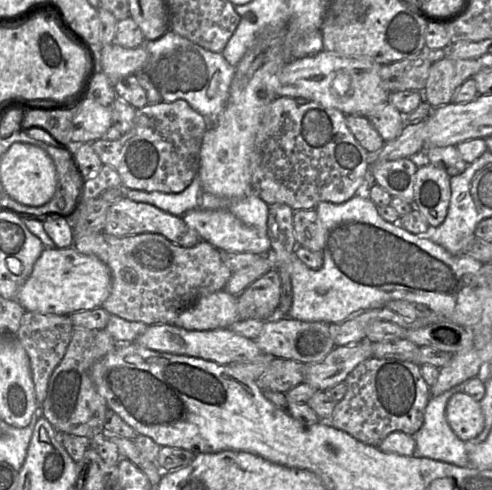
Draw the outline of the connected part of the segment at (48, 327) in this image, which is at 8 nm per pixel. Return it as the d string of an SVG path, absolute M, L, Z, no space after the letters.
M25 311L22 316L16 338L29 357L38 408L42 406L46 398L49 379L64 357L71 341L72 333L73 324L69 315L42 314L40 312Z

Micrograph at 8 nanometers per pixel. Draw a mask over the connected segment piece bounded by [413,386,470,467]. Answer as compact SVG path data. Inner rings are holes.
M455 386L438 396L430 396L423 424L413 436L416 444L415 455L459 467L470 466L469 445L455 435L445 416L448 400L461 391L462 386Z

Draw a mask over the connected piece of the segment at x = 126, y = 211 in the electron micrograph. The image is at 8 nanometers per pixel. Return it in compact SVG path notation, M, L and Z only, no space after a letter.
M126 197L110 205L103 232L117 237L141 233L157 233L182 247L193 247L203 241L199 234L183 221L182 217L174 216L151 204L135 202Z

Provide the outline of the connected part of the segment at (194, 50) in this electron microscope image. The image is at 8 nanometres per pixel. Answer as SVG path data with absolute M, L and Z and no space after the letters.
M168 30L157 40L144 40L144 46L148 60L143 71L160 93L162 102L184 100L206 119L218 116L227 101L224 100L224 92L214 89L214 82L217 70L220 68L225 72L225 68L230 65L221 53L206 50L172 30Z

